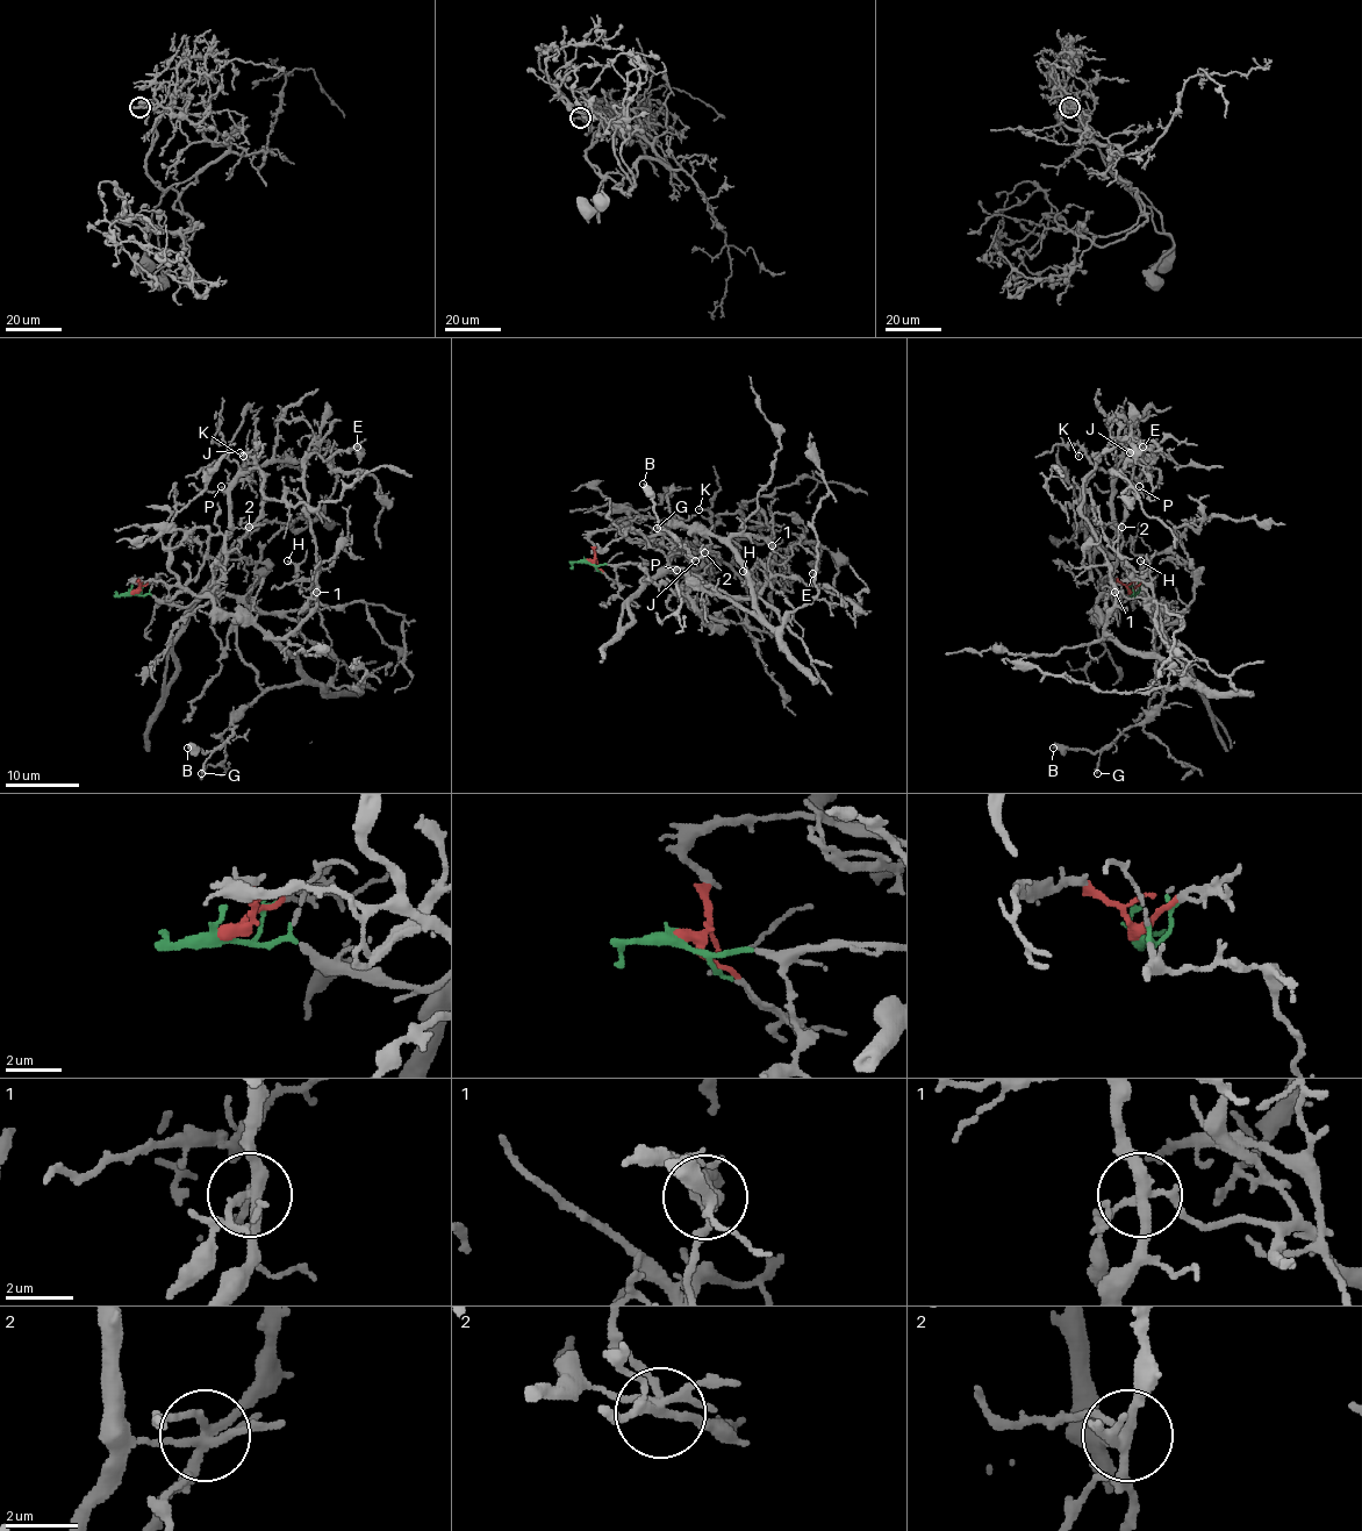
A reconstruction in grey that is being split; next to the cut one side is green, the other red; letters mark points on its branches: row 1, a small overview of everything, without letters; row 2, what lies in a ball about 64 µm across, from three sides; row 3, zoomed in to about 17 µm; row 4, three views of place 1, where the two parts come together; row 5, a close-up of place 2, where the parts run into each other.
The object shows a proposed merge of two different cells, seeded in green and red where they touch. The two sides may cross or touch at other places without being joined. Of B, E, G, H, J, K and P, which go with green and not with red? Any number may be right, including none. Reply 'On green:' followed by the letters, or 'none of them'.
On green: H, K, P

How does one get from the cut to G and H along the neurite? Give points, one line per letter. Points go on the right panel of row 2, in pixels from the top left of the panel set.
G: (1130, 593), (1115, 579), (1098, 580), (1102, 623), (1122, 645), (1165, 659), (1182, 678), (1111, 742), (1096, 773)
H: (1131, 593), (1134, 595), (1133, 606), (1139, 593), (1156, 612), (1166, 610), (1137, 586), (1147, 566), (1140, 560)

